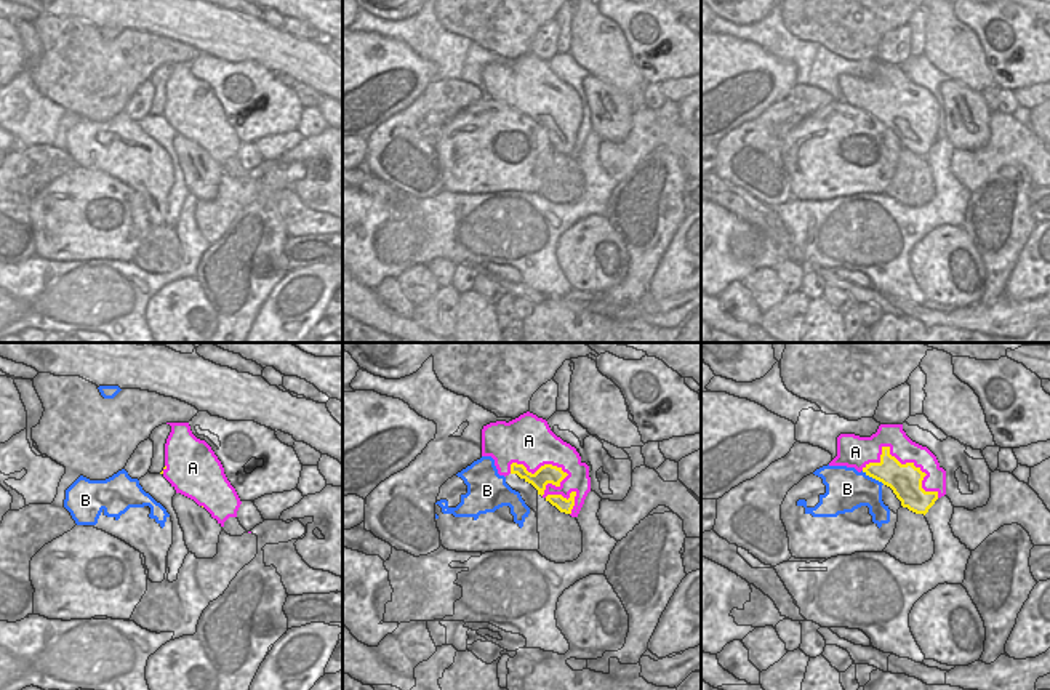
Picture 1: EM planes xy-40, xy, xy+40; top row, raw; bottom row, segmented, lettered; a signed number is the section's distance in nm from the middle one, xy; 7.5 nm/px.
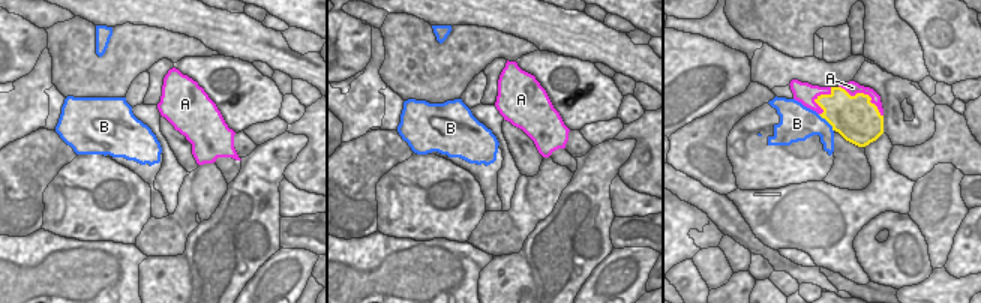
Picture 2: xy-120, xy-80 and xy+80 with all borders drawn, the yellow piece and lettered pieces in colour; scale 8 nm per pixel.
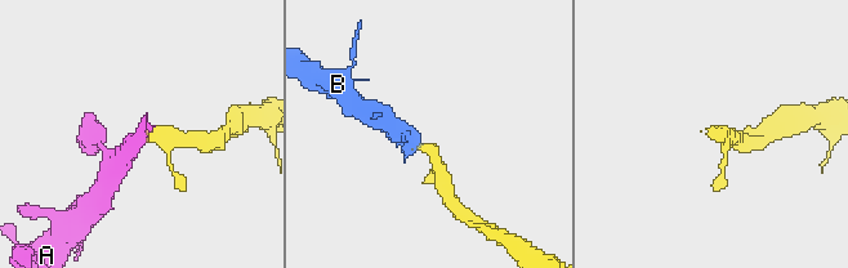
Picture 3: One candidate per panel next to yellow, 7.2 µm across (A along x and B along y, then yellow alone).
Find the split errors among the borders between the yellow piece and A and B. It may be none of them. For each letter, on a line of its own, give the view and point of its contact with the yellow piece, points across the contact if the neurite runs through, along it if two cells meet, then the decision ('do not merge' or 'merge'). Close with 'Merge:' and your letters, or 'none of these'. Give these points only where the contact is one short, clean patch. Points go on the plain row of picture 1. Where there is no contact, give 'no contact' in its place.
A: contact xy (556, 127); do not merge
B: contact xy+40 (873, 119); way xy+40 (905, 120), (873, 119), (861, 130), (847, 130); merge
Merge: B

